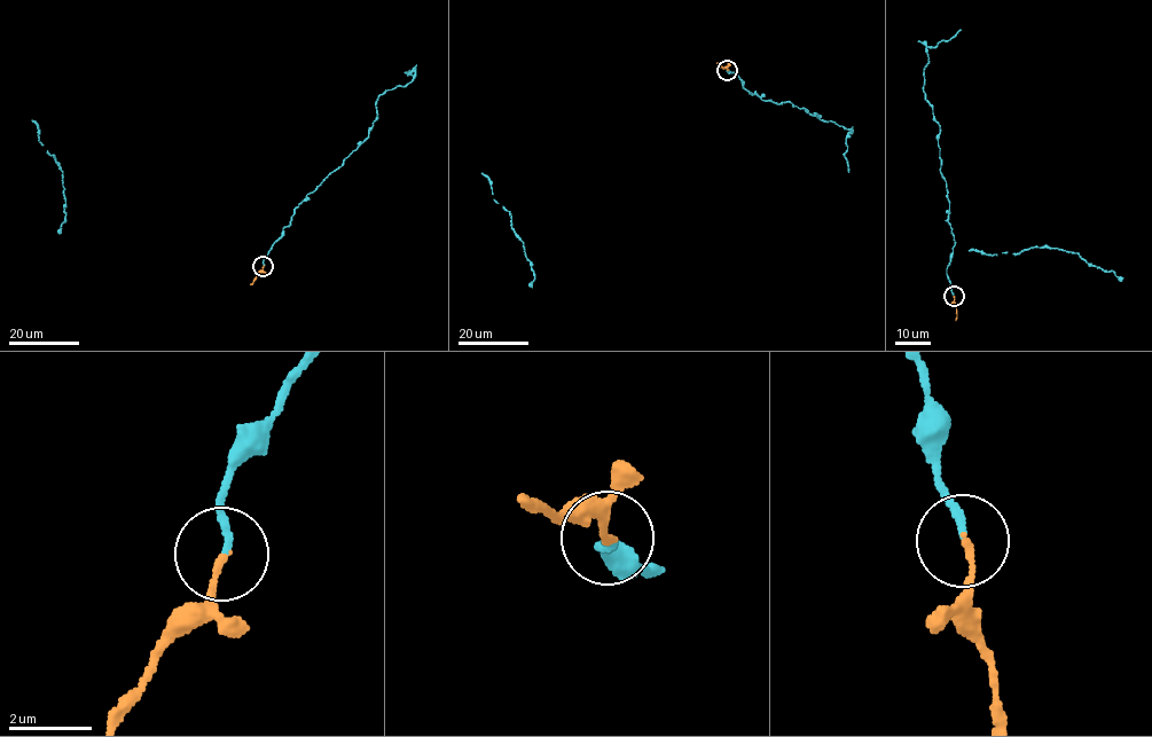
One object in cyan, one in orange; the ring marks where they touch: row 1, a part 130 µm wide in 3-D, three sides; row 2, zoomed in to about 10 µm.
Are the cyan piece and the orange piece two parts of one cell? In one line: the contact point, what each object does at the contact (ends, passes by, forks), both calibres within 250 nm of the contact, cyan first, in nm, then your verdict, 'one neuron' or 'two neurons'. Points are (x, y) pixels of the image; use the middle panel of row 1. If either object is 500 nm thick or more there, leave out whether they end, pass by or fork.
(727, 70) | cyan ends | orange ends | 160/150 nm | one neuron

